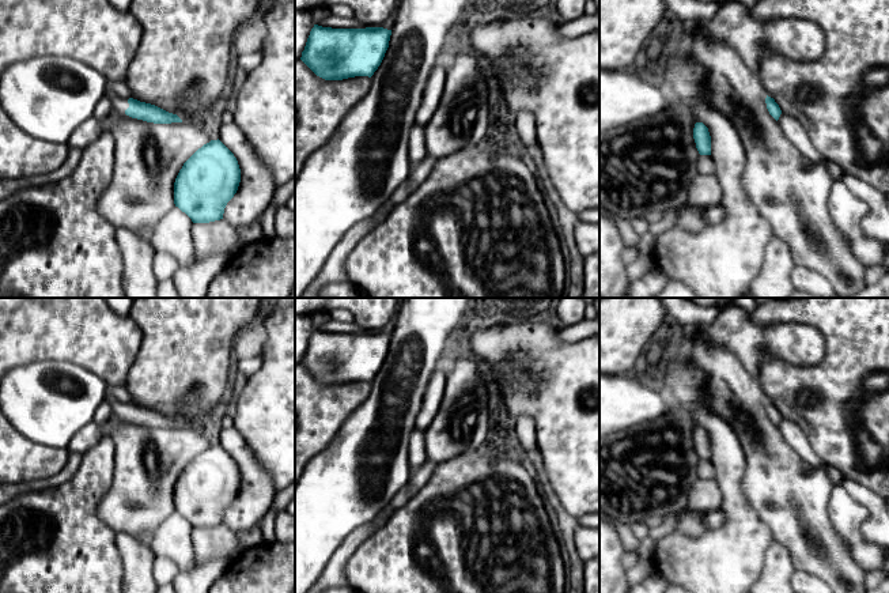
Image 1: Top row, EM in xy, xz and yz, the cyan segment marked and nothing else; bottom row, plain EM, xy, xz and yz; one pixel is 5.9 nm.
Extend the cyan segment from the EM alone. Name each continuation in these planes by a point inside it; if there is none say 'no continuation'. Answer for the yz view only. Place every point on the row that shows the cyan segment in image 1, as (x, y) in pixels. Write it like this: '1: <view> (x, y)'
no continuation

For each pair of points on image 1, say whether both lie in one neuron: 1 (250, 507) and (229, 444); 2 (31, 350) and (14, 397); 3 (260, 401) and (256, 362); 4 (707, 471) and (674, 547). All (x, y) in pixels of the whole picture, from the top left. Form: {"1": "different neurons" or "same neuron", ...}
{"1": "same neuron", "2": "different neurons", "3": "different neurons", "4": "different neurons"}

